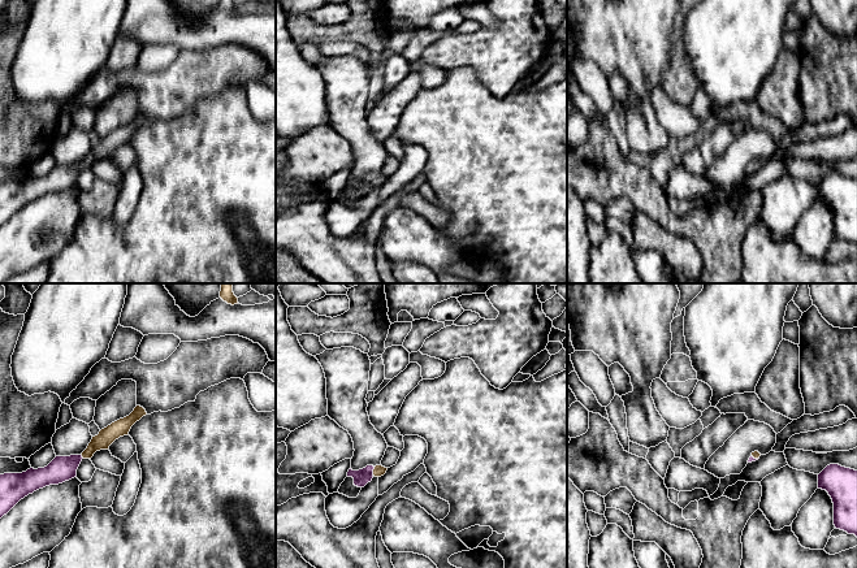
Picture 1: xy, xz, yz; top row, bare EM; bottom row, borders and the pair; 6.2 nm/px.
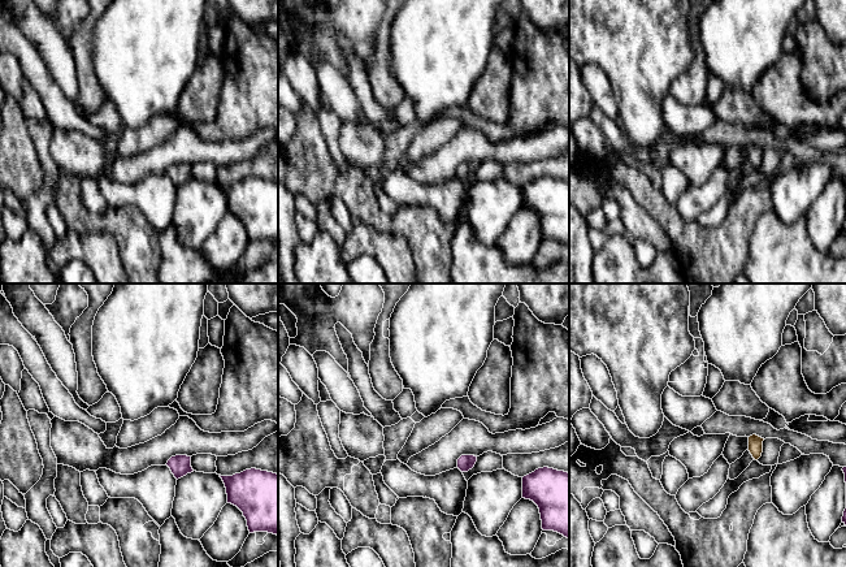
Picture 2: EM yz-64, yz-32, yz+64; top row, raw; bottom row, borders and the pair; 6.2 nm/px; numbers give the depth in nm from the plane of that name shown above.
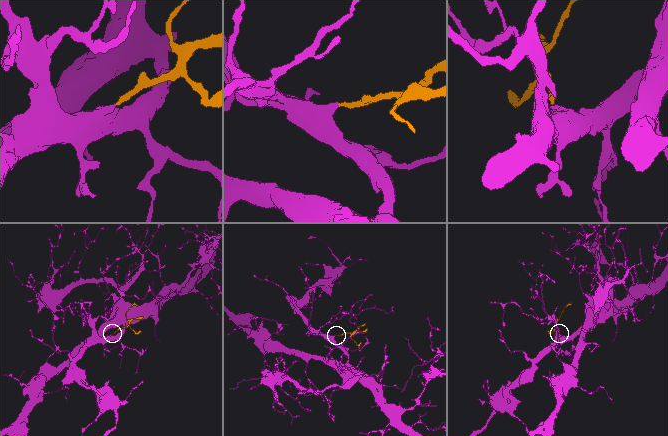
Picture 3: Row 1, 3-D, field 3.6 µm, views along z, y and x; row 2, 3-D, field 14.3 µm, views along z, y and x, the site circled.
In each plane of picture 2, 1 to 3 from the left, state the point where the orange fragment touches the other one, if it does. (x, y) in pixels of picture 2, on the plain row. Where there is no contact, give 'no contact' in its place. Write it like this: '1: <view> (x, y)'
1: no contact
2: no contact
3: no contact

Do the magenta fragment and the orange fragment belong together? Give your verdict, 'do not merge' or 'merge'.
merge

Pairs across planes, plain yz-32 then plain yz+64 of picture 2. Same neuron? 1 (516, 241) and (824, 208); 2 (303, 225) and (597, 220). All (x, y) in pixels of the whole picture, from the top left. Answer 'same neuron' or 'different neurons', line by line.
1: same neuron
2: different neurons

